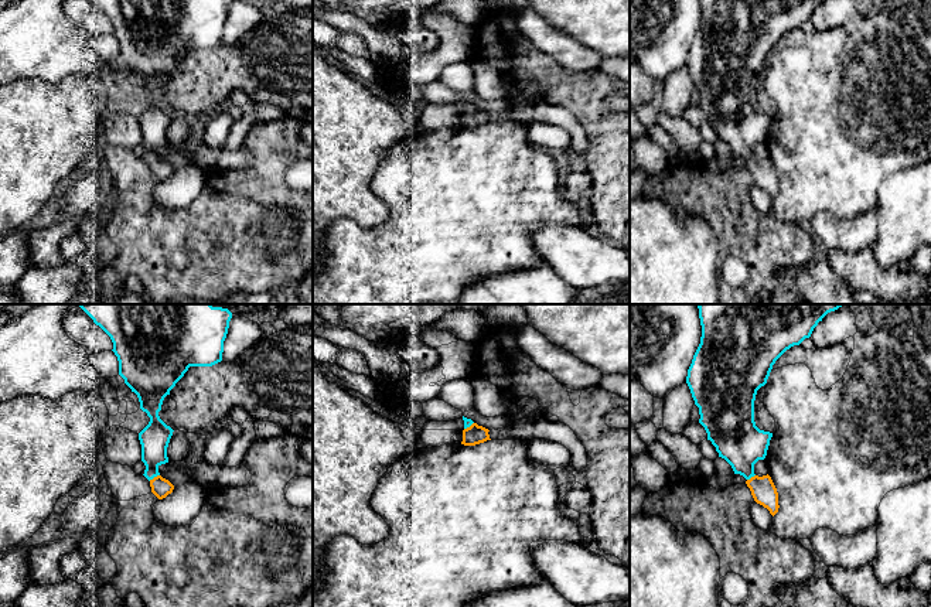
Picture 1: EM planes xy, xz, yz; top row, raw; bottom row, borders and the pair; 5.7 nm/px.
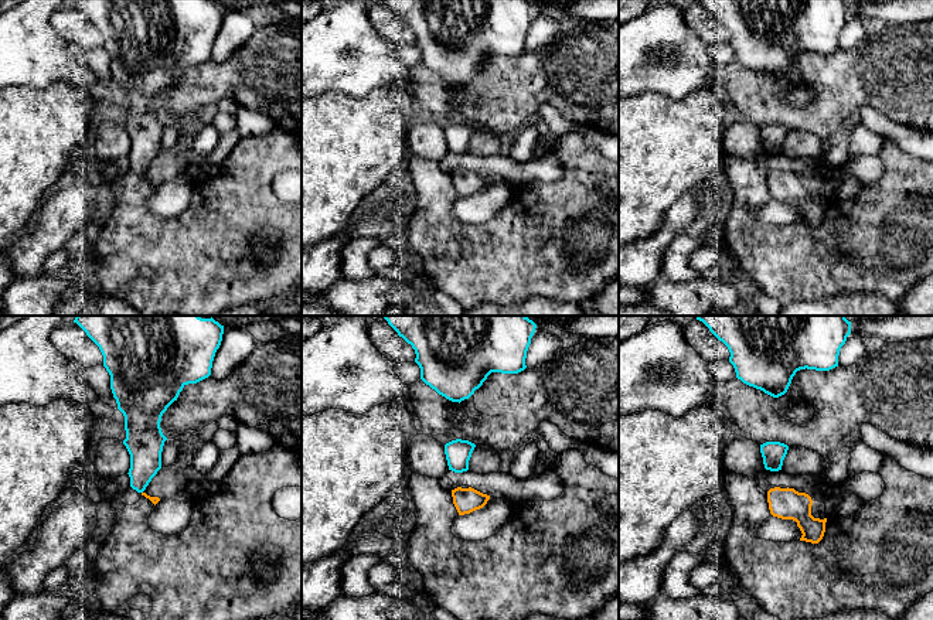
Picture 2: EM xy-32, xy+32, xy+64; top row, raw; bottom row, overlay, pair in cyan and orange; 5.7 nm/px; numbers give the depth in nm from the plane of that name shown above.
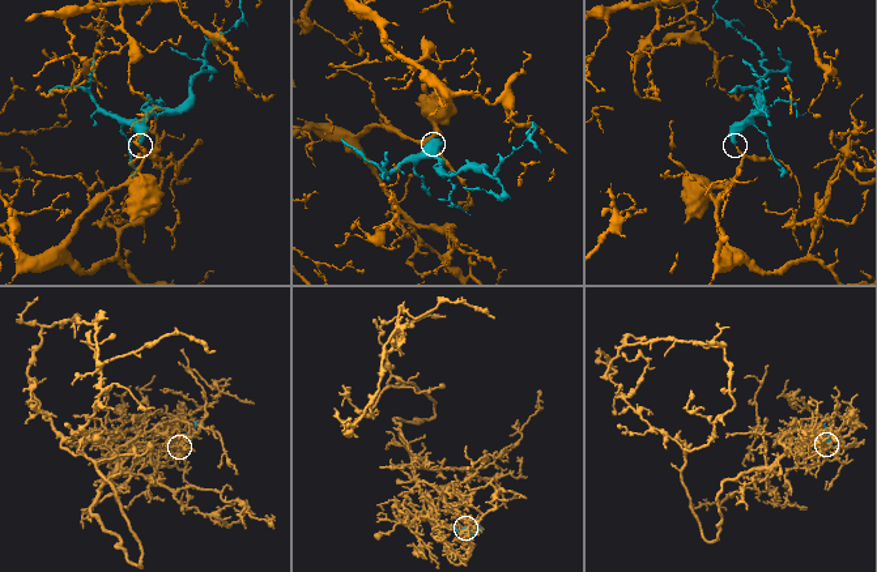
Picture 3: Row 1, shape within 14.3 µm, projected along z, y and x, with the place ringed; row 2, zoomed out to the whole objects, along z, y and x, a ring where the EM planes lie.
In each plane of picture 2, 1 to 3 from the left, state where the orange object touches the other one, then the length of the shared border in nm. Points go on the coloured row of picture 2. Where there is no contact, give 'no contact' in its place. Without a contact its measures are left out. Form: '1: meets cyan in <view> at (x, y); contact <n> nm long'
1: no contact
2: no contact
3: no contact

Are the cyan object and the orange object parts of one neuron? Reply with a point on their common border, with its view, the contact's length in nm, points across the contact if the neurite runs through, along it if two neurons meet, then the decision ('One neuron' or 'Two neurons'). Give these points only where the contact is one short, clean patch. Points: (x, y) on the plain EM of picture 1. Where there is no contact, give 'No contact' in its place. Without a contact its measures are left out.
Touches cyan at xy (153, 160). Shared border 70 nm. Path across: xy (154, 120), (153, 160), (160, 170). One neuron

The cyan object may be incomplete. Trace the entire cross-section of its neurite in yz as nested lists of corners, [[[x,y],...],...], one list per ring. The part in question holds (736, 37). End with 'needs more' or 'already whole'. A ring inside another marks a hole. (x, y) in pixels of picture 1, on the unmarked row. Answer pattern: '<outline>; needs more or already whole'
[[[699,0],[702,8],[700,27],[688,52],[686,67],[695,88],[699,91],[699,106],[707,116],[707,123],[716,130],[719,140],[724,141],[734,157],[743,158],[754,184],[770,194],[778,195],[778,175],[771,160],[754,157],[754,147],[764,143],[773,116],[760,113],[754,105],[754,83],[757,74],[767,67],[775,44],[791,30],[809,21],[823,0]]]; needs more

